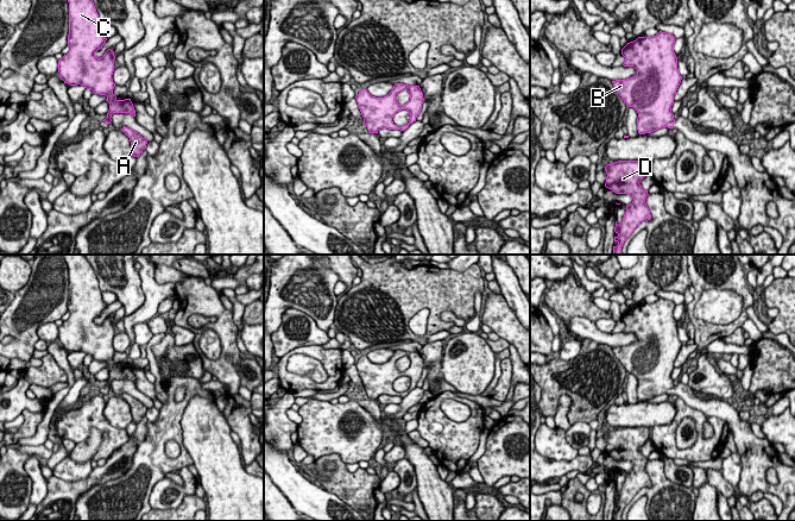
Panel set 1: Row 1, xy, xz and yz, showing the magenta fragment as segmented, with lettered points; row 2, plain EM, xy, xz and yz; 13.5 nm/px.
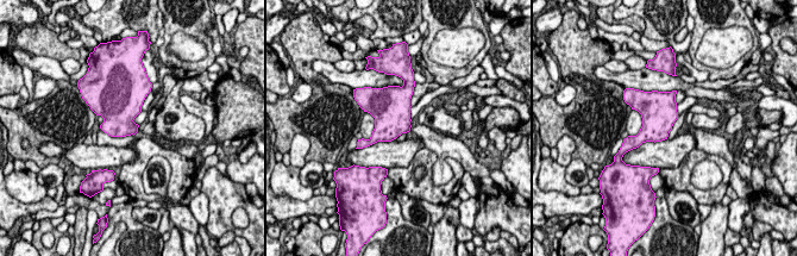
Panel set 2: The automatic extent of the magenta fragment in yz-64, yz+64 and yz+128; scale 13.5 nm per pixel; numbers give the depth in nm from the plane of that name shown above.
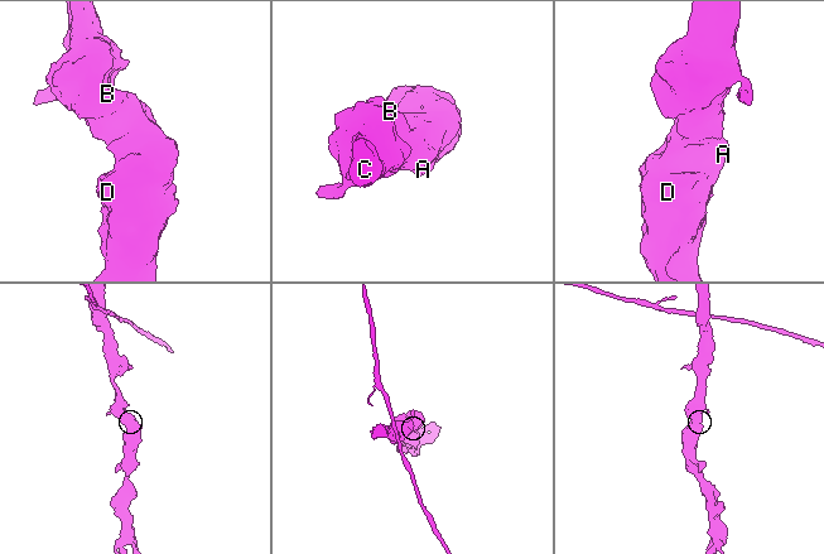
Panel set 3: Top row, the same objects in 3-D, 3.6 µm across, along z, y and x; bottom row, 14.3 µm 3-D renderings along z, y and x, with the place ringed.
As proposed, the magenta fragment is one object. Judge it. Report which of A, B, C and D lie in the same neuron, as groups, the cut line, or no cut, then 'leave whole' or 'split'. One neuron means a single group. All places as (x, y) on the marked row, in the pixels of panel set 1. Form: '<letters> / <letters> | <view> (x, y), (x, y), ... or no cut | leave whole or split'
A B C D | no cut | leave whole

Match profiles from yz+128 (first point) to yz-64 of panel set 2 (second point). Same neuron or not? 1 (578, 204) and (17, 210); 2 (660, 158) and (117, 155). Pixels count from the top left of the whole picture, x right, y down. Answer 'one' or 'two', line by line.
1: one
2: one

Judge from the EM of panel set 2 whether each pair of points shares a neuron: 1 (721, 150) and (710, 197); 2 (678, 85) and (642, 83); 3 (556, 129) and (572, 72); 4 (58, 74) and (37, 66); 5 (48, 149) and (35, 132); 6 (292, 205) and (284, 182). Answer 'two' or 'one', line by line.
1: two
2: one
3: one
4: one
5: two
6: two

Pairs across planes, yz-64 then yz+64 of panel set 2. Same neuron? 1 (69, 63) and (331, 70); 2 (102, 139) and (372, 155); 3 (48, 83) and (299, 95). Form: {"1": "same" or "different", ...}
{"1": "different", "2": "different", "3": "same"}

